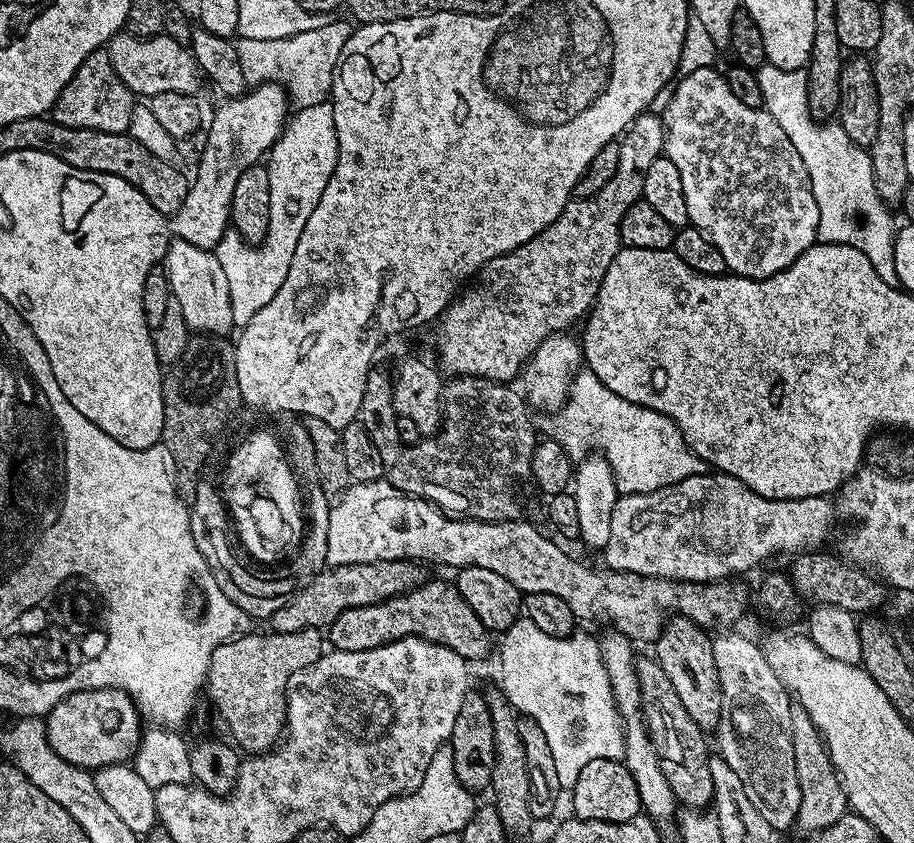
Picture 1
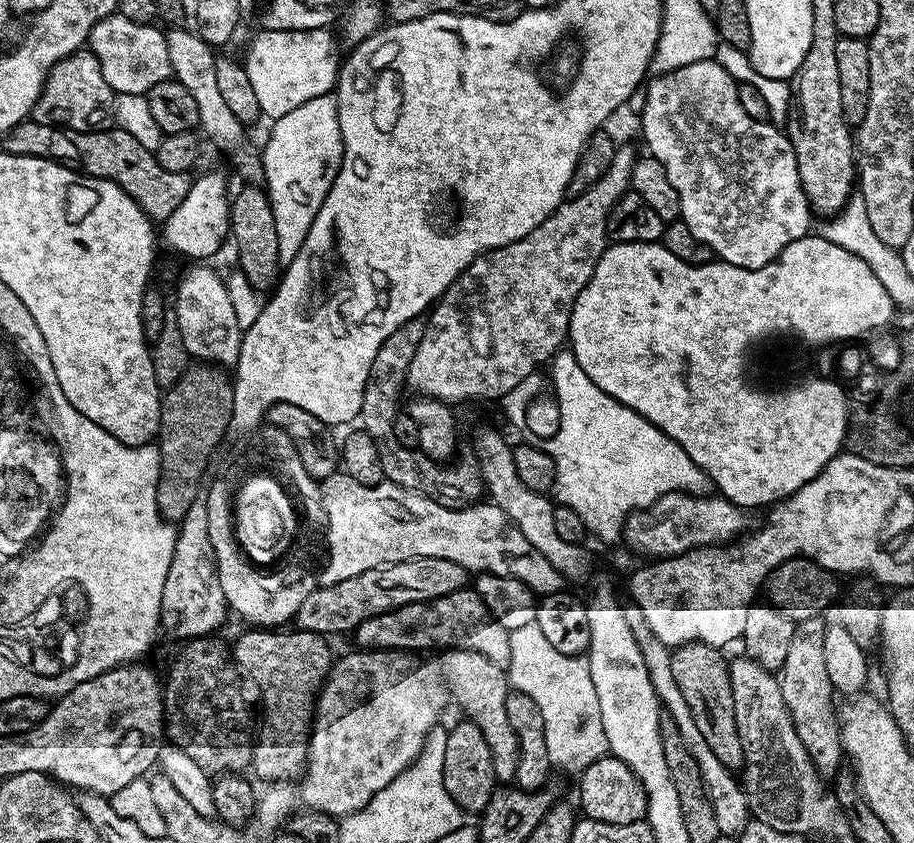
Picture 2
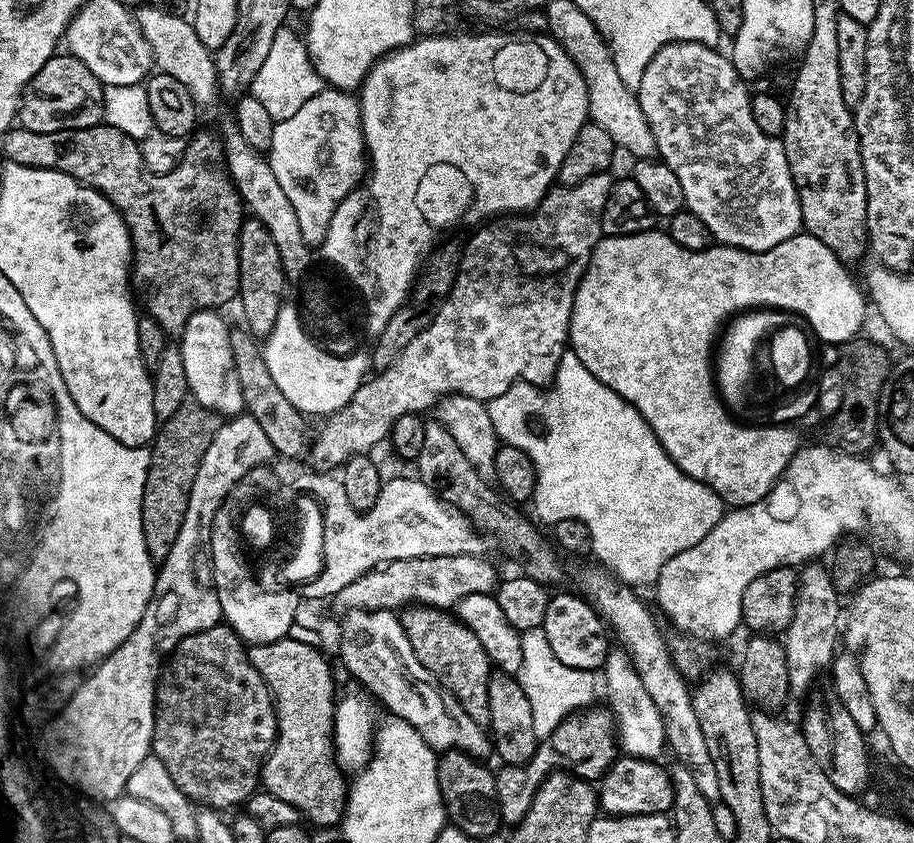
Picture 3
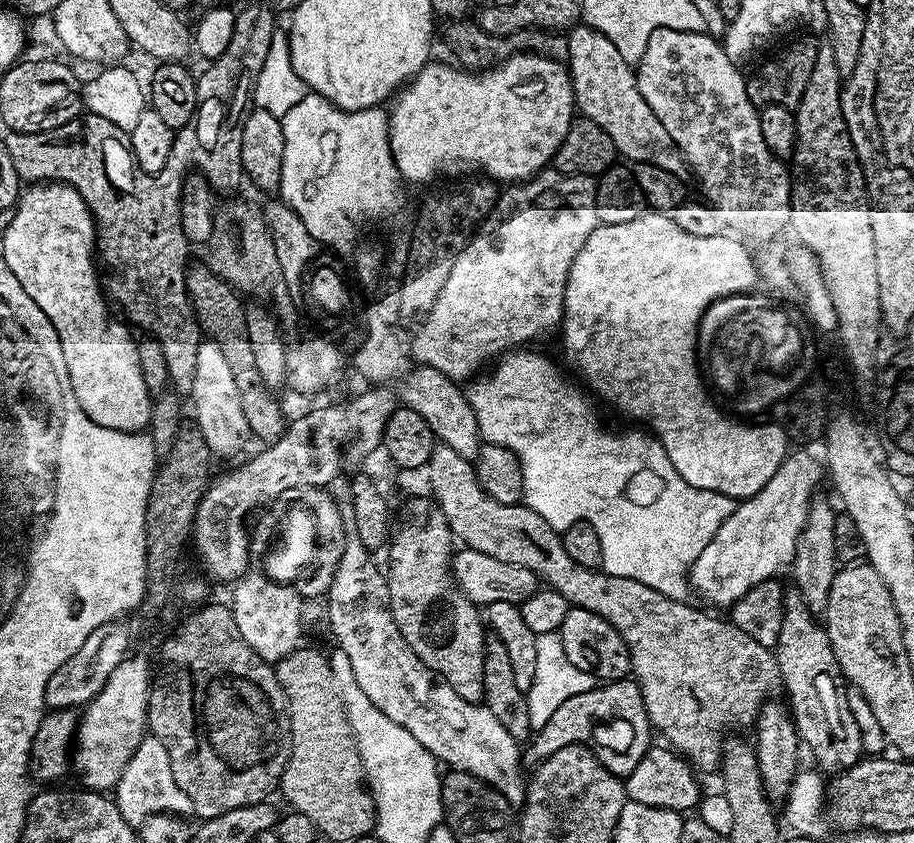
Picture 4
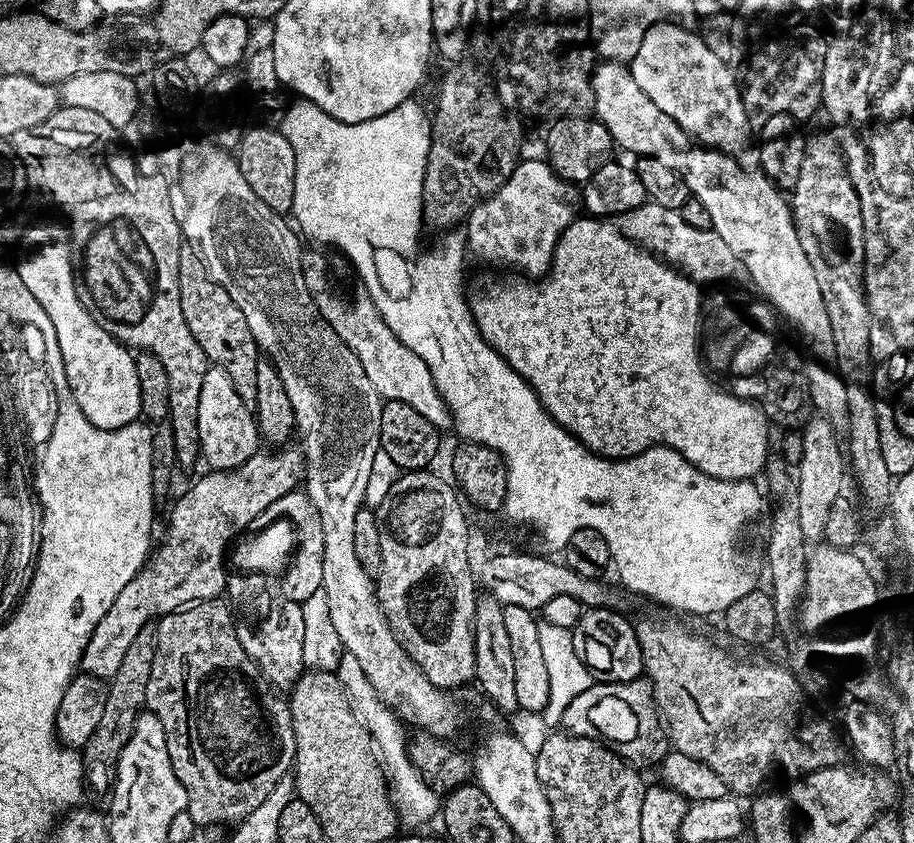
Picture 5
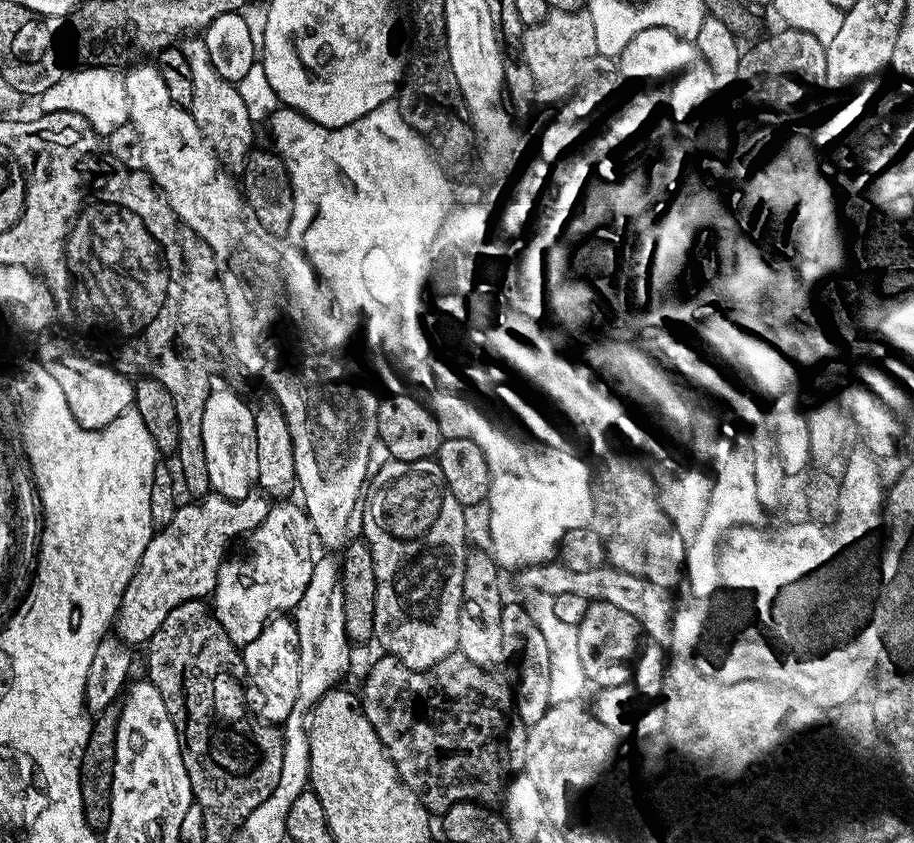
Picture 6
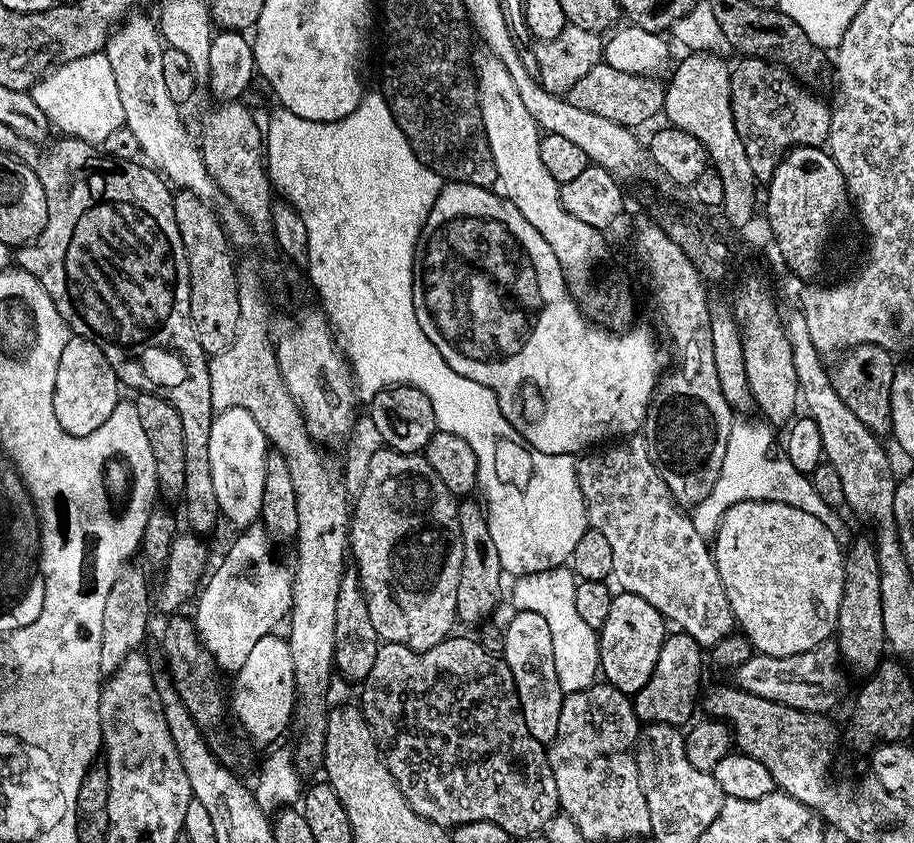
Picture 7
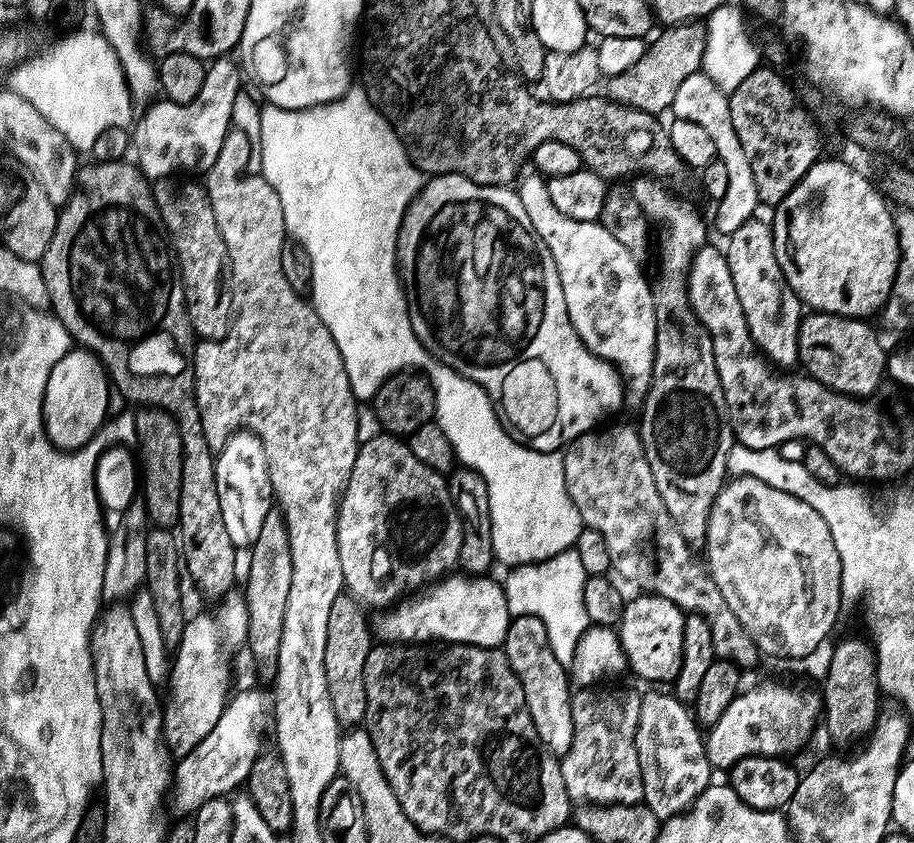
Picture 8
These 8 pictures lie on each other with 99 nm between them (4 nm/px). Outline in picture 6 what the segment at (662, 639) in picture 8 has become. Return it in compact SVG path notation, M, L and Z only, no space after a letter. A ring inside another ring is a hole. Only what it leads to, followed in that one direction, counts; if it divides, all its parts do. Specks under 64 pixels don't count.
M610 602L589 603L586 618L578 625L578 638L586 674L597 689L632 683L634 665L642 652L642 633L639 622L626 610L610 606Z

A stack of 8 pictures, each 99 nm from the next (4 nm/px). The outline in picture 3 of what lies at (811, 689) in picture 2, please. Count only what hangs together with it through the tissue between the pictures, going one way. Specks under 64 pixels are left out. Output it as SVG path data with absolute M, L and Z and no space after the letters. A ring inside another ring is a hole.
M809 562L799 569L794 618L790 618L790 626L782 633L782 645L789 670L789 686L793 697L802 695L815 682L816 675L831 665L832 658L838 651L838 637L842 632L840 600L841 593L837 592L831 571L825 565L823 568L820 562Z

